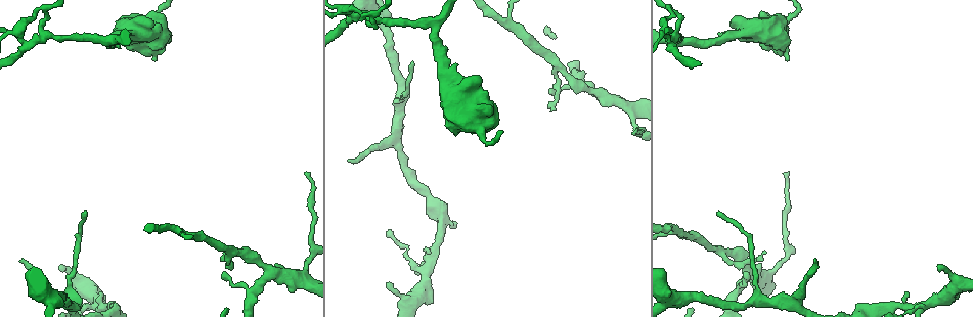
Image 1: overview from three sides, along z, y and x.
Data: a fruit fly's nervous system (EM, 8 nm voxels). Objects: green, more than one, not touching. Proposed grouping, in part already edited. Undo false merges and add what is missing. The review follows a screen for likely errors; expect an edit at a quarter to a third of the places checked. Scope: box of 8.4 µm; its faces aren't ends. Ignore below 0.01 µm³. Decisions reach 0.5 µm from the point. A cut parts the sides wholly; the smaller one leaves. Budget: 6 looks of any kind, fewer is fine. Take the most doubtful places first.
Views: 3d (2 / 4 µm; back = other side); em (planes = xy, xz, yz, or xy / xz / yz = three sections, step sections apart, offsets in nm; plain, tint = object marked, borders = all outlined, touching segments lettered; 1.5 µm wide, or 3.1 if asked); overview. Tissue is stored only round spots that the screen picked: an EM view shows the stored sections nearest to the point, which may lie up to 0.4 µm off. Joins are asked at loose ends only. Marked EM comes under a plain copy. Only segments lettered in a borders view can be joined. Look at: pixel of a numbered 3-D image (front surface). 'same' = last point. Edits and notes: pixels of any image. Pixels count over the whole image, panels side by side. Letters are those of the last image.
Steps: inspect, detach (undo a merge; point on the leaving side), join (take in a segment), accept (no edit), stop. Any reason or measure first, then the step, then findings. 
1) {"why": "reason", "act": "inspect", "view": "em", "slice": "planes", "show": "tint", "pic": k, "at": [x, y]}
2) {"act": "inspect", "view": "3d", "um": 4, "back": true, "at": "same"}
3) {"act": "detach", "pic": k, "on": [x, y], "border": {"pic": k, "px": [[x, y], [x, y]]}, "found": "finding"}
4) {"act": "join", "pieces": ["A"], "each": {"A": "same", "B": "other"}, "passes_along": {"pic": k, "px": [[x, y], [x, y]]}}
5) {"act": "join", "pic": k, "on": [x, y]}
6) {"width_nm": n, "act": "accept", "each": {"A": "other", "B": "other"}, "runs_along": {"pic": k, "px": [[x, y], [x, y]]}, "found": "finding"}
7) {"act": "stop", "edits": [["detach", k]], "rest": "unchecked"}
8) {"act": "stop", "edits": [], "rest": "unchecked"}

{"why": "branch stops here", "act": "inspect", "view": "3d", "um": 2, "pic": 1, "at": [21, 260]}

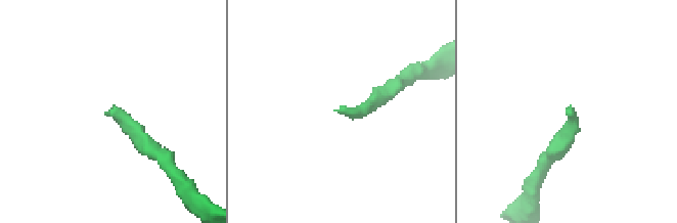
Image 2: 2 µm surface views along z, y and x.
{"act": "inspect", "view": "em", "slice": "xz", "step": 8, "show": "borders", "pic": 2, "at": [572, 114]}

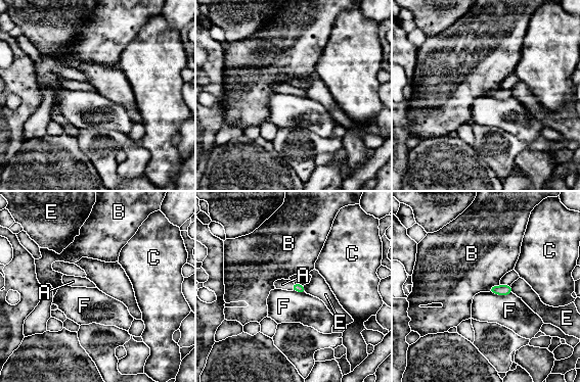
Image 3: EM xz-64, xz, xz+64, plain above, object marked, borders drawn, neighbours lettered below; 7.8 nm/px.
{"act": "join", "pieces": ["A"], "each": {"A": "same", "B": "other", "C": "other", "E": "other", "F": "other"}, "found": "it goes on there"}

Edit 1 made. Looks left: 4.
{"why": "branch stops here", "act": "inspect", "view": "em", "slice": "planes", "show": "borders", "pic": 1, "at": [619, 102]}

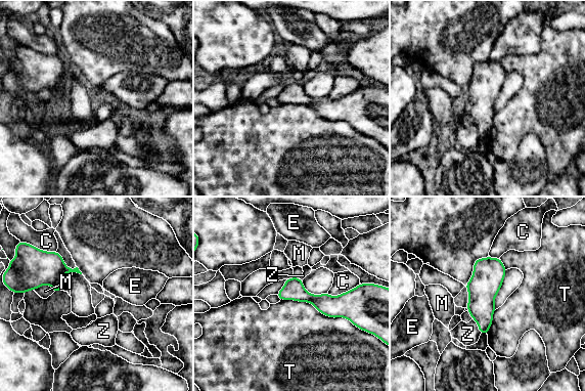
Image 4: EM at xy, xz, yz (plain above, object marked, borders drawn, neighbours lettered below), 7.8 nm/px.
{"width_nm": 260, "act": "accept", "each": {"C": "other", "E": "other", "M": "other", "T": "other", "Z": "other"}, "runs_along": {"pic": 4, "px": [[350, 294], [343, 301], [280, 295]]}, "found": "no lettered segment goes on from it"}

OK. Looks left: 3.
{"why": "thin end", "act": "inspect", "view": "3d", "um": 4, "pic": 1, "at": [84, 211]}

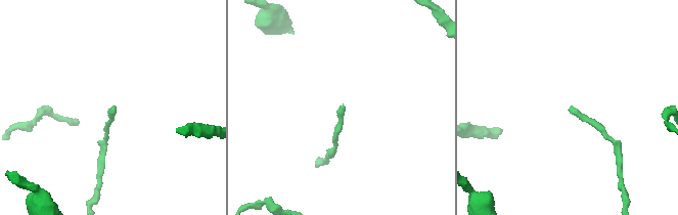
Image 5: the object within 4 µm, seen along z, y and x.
{"why": "now the EM", "act": "inspect", "view": "em", "slice": "planes", "show": "borders", "pic": 5, "at": [572, 105]}

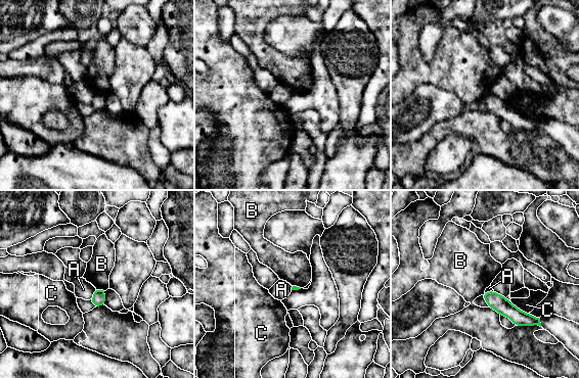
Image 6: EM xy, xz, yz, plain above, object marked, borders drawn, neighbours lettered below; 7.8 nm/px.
{"act": "accept", "each": {"A": "other", "B": "other", "C": "other"}, "runs_along": {"pic": 6, "px": [[486, 294], [519, 318], [537, 322]]}, "found": "none of them fits"}

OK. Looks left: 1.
{"act": "stop", "edits": [["join", 3]], "rest": "unchecked"}

